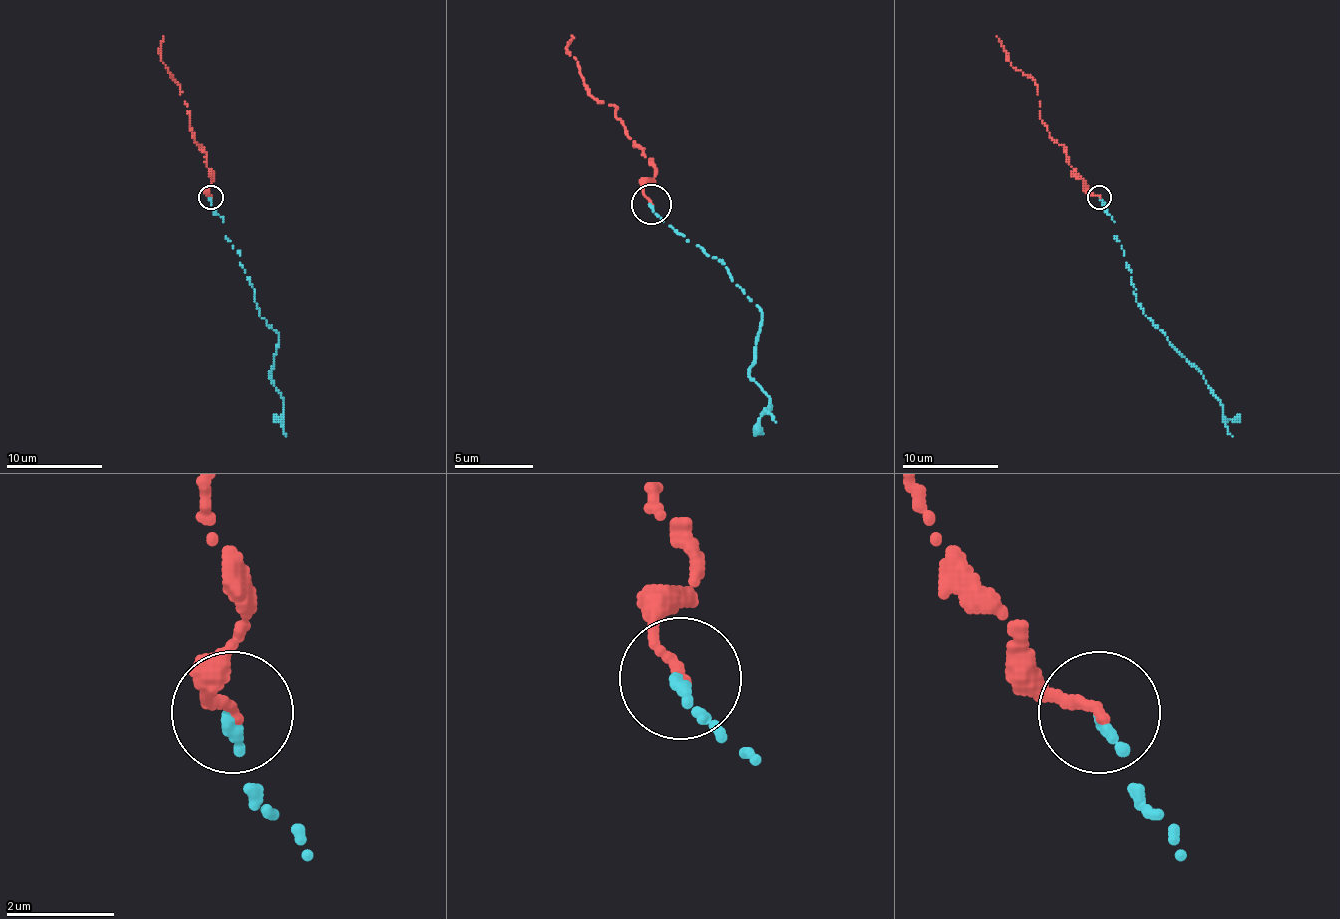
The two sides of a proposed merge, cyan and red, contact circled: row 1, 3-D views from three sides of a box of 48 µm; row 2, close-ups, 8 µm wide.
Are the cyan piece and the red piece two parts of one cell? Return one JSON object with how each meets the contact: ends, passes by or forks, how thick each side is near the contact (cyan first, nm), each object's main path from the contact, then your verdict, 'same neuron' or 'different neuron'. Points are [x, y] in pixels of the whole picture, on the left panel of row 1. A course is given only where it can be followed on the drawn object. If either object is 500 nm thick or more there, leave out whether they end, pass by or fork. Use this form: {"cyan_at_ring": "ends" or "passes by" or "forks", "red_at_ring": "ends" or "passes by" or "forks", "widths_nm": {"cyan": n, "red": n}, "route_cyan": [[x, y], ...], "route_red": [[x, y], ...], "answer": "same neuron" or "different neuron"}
{"cyan_at_ring": "ends", "red_at_ring": "ends", "widths_nm": {"cyan": 220, "red": 200}, "route_cyan": [[211, 198], [254, 289], [259, 316], [279, 335], [271, 376], [283, 400], [286, 436]], "route_red": [[211, 198], [206, 193], [213, 173], [206, 166], [204, 147], [189, 130], [180, 84], [160, 60], [163, 36]], "answer": "same neuron"}

